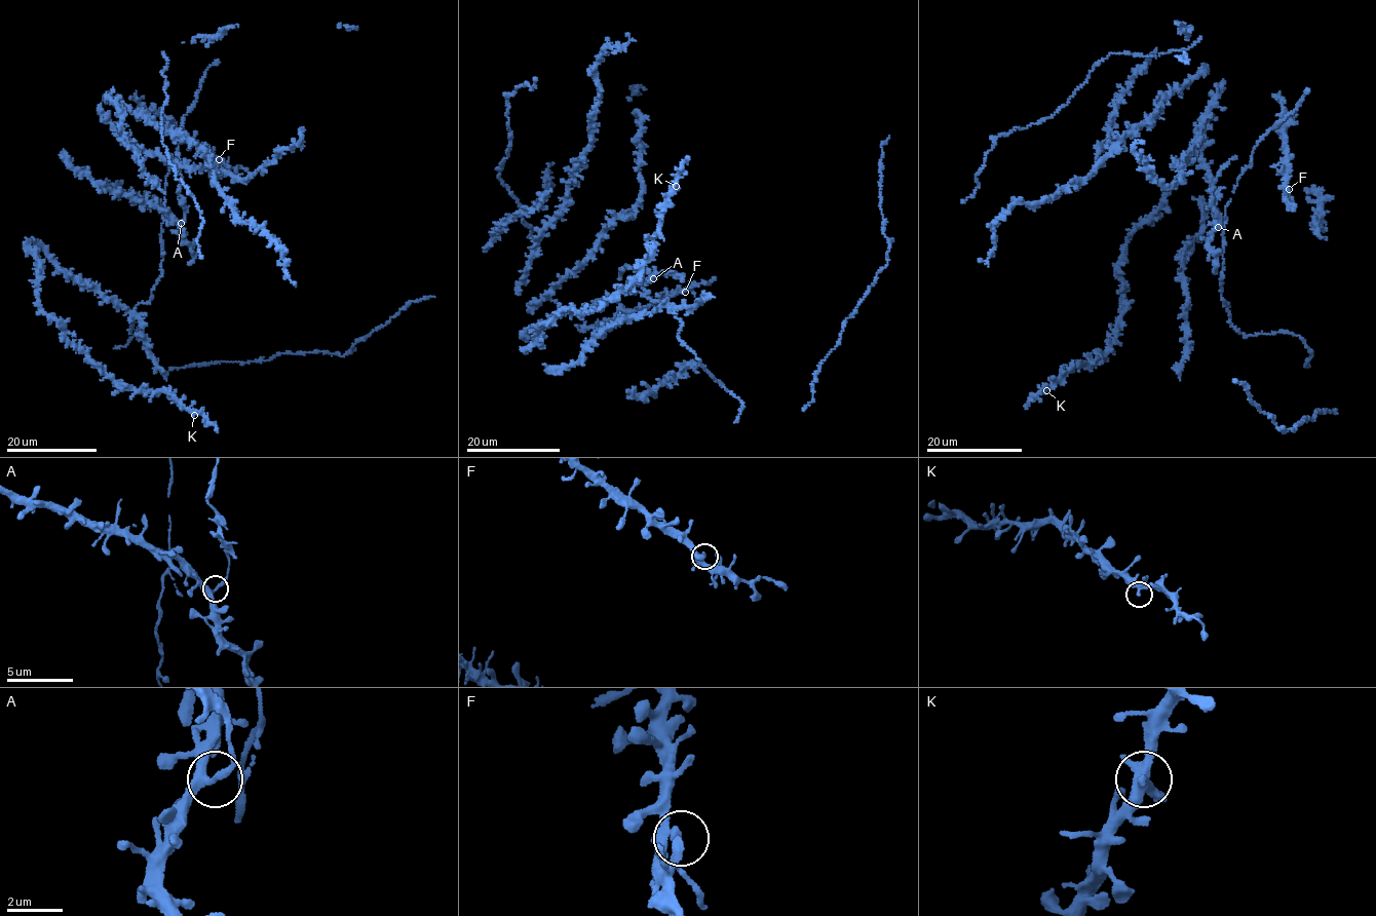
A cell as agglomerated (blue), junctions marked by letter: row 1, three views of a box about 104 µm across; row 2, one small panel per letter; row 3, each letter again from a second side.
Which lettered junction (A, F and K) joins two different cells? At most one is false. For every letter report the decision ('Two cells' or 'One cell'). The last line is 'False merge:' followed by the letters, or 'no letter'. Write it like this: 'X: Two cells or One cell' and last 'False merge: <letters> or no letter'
A: Two cells
F: One cell
K: One cell
False merge: A

